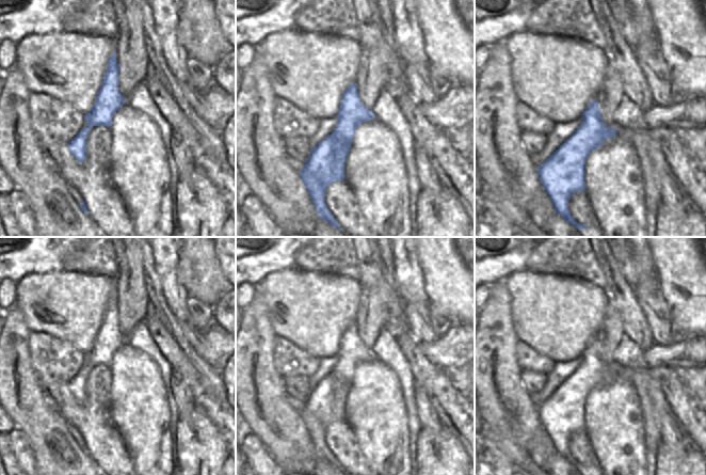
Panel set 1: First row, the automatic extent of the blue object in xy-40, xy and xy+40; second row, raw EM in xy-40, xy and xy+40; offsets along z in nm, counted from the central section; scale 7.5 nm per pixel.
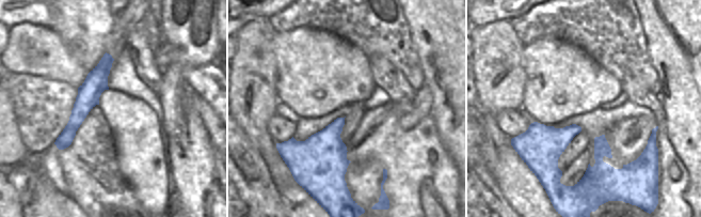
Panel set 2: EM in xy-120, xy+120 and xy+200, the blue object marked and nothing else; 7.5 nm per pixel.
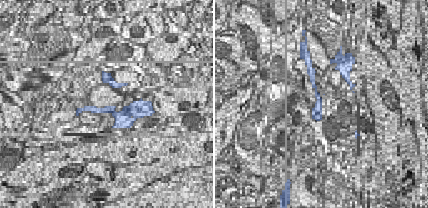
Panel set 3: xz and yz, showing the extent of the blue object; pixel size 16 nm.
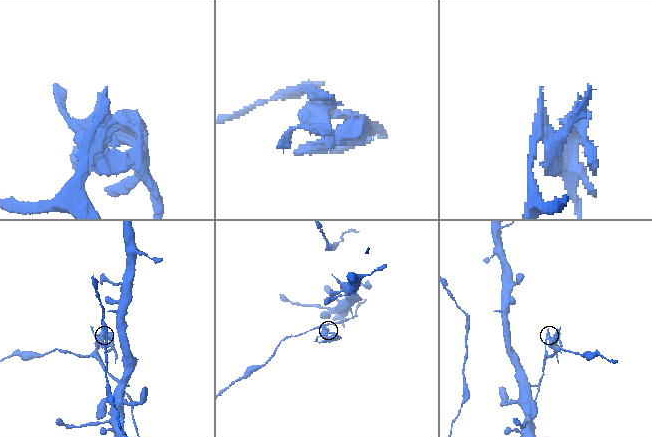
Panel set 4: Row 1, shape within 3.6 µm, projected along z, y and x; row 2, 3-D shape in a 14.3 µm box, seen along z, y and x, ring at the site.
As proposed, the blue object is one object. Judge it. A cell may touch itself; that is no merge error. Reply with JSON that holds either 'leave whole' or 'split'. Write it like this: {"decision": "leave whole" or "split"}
{"decision": "split"}

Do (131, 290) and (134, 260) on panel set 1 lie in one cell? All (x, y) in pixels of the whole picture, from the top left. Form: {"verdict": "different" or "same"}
{"verdict": "same"}

